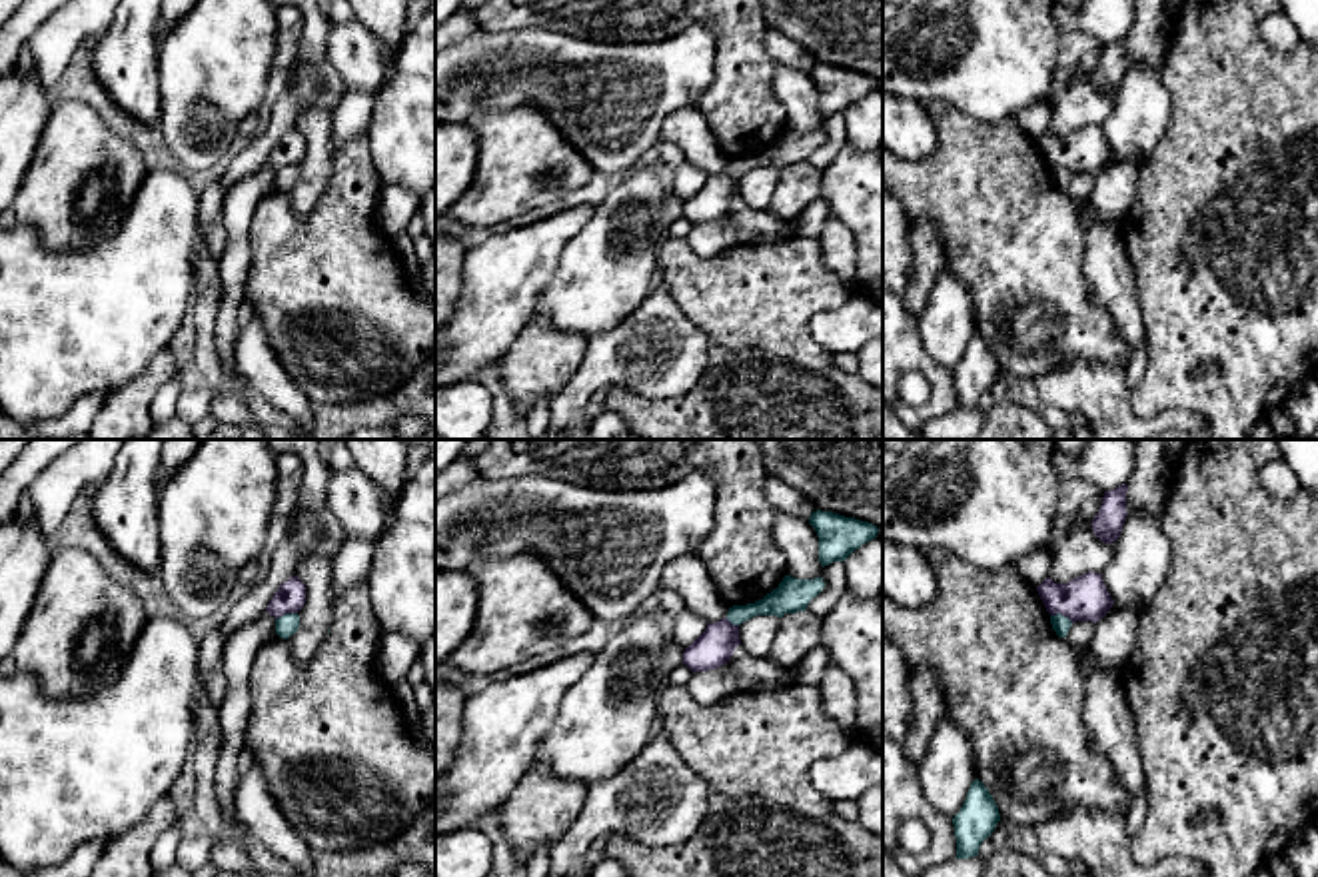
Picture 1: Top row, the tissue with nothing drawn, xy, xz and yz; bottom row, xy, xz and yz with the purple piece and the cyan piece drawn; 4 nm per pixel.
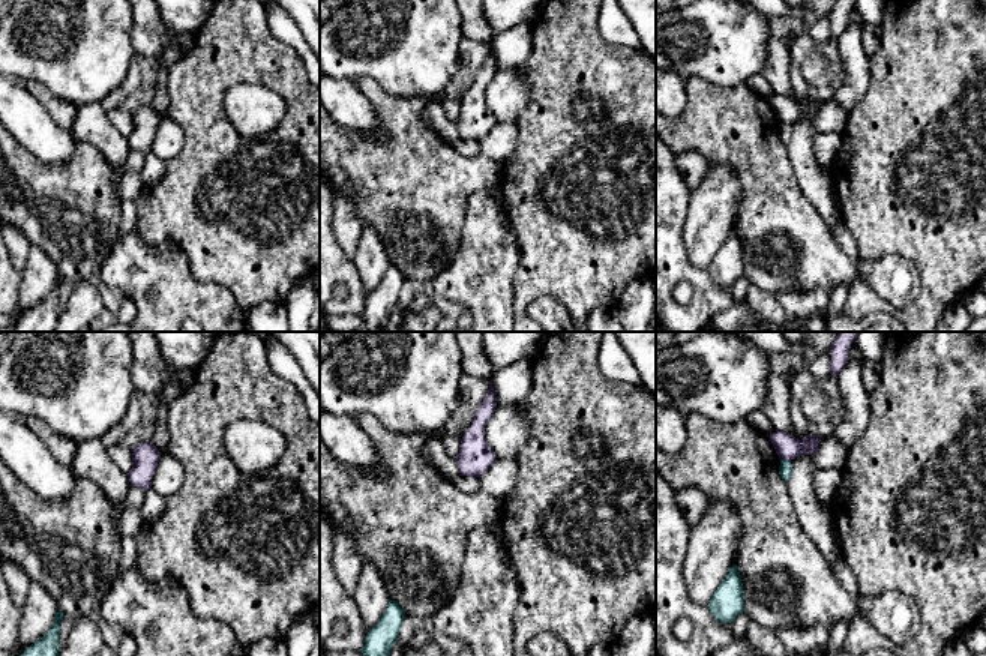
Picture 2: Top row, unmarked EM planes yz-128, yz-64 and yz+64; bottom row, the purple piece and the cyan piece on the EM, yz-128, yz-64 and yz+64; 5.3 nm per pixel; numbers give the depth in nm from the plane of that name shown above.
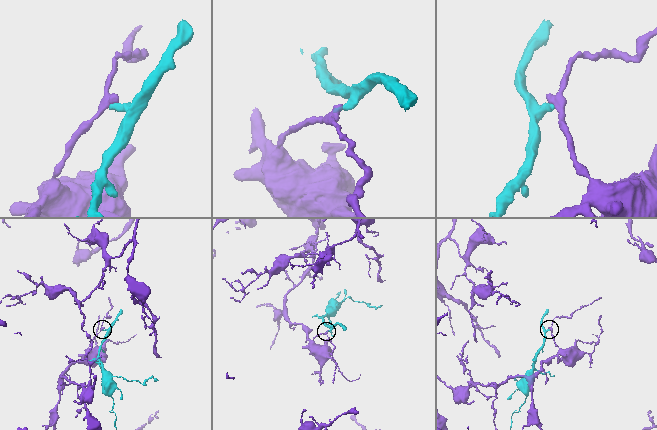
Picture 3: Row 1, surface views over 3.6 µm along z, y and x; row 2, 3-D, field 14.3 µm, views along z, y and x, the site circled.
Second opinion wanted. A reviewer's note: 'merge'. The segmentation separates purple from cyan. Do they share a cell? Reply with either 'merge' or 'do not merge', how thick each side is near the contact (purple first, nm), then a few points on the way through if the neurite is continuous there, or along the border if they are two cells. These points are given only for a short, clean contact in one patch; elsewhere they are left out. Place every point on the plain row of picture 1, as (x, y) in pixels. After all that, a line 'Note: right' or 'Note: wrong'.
do not merge | 190/70 nm | along yz (1051, 166), (1063, 166), (1073, 174)
Note: wrong

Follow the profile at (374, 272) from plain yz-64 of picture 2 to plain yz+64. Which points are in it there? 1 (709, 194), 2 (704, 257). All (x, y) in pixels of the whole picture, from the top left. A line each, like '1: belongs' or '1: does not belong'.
1: belongs
2: belongs

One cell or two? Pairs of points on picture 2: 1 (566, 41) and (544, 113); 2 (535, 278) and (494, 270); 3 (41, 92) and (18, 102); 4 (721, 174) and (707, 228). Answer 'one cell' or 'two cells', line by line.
1: one cell
2: two cells
3: two cells
4: one cell

